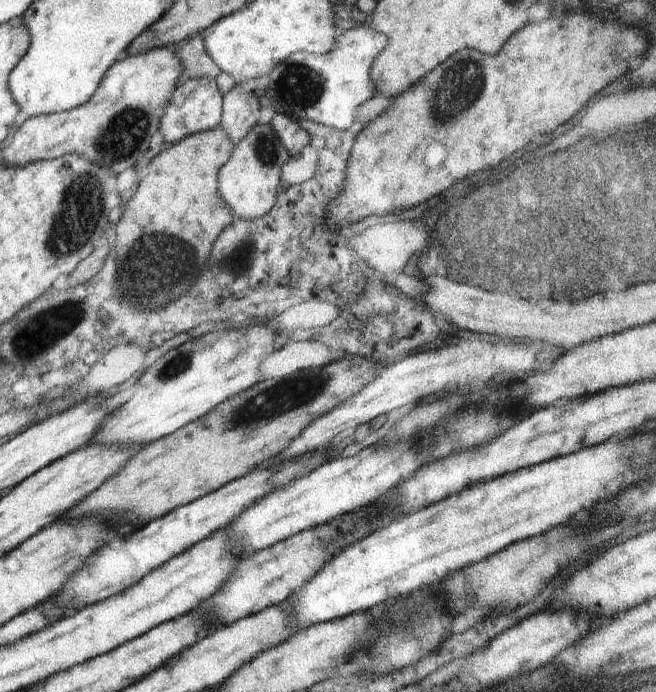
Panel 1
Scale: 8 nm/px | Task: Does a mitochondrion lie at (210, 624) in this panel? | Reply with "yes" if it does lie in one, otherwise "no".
no

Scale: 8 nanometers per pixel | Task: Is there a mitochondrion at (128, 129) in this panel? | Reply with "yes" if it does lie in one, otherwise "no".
yes

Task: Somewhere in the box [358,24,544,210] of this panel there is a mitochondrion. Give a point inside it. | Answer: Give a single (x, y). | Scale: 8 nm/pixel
(458, 88)

